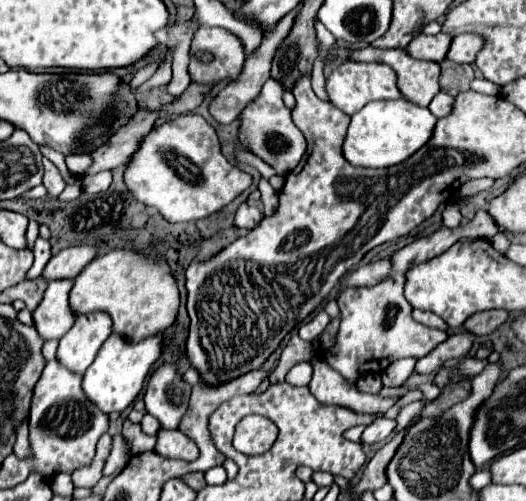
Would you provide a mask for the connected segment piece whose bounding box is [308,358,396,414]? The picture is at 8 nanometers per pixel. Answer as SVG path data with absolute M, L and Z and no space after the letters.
M312 358L312 366L313 375L308 388L316 400L328 406L346 406L360 414L384 414L396 404L396 396L380 398L374 394L362 394L356 386L346 388L344 378L320 358Z

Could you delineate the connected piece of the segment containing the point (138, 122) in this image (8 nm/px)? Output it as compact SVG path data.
M148 110L138 112L138 116L134 116L134 120L130 120L130 124L126 128L120 128L112 138L108 138L102 146L98 146L92 152L92 164L84 172L84 176L96 174L100 170L114 170L114 168L126 164L130 160L130 156L136 152L142 138L154 126L158 116L160 114L154 114Z

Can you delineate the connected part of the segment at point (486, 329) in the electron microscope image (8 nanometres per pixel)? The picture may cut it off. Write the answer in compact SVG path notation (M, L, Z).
M484 310L466 318L464 330L476 336L486 336L486 334L492 334L500 324L504 324L506 318L508 318L506 310Z

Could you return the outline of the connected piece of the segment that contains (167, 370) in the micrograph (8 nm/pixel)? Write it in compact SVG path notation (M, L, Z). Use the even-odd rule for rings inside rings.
M174 362L156 366L148 378L144 402L148 414L160 420L162 428L176 428L188 408L192 386L182 378Z

